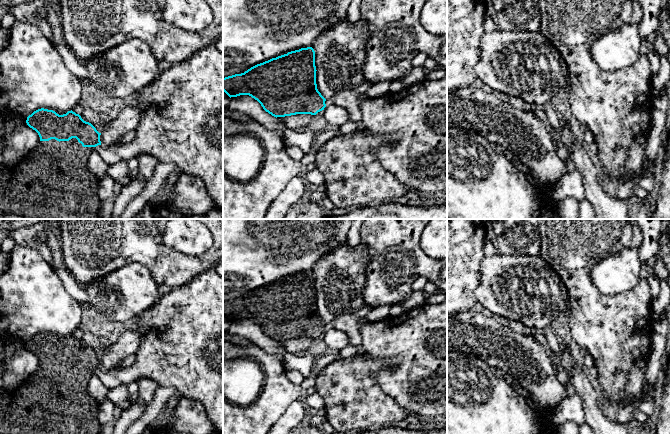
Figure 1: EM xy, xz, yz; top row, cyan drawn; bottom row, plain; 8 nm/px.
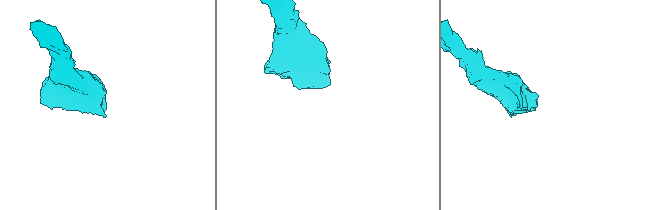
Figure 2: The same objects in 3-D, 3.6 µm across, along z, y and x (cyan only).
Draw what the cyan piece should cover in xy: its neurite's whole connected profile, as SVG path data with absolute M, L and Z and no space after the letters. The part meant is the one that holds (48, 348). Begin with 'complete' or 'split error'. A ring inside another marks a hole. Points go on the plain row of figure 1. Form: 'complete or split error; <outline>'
split error; M41 332L29 339L26 347L38 357L40 366L22 385L15 391L10 392L11 403L4 412L0 412L0 434L100 434L101 424L98 420L99 403L88 394L87 384L94 372L101 369L101 357L91 347L84 345L79 338L76 338L72 334L66 338L59 339L53 334Z

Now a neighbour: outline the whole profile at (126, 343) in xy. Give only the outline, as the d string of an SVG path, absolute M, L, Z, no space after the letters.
M138 329L127 330L116 335L115 341L109 345L101 356L101 369L115 370L124 357L137 352L141 339L142 334Z

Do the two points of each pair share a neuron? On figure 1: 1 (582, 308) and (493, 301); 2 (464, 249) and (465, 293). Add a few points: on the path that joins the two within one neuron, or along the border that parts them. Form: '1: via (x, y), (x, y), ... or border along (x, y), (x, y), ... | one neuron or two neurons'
1: border along (564, 284), (568, 294), (568, 310) | two neurons
2: via (464, 260), (464, 282) | one neuron

